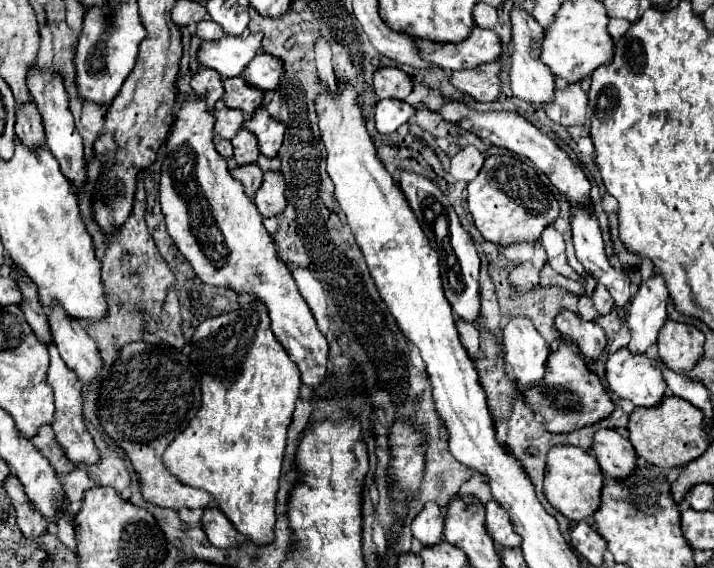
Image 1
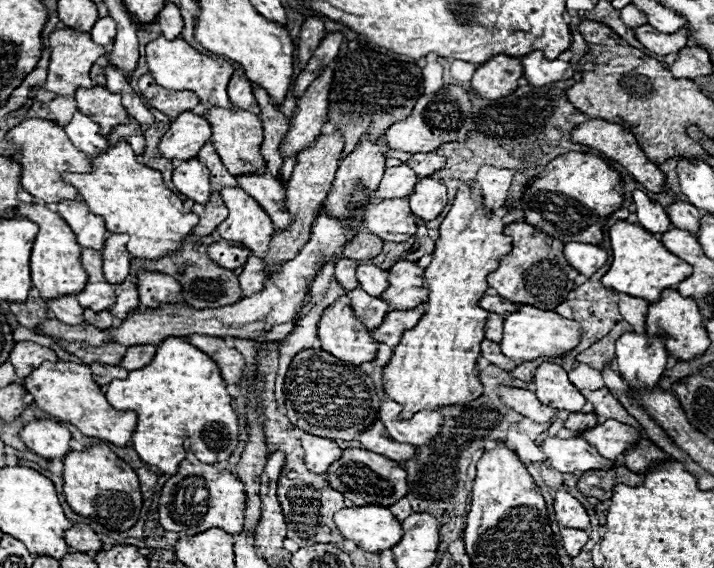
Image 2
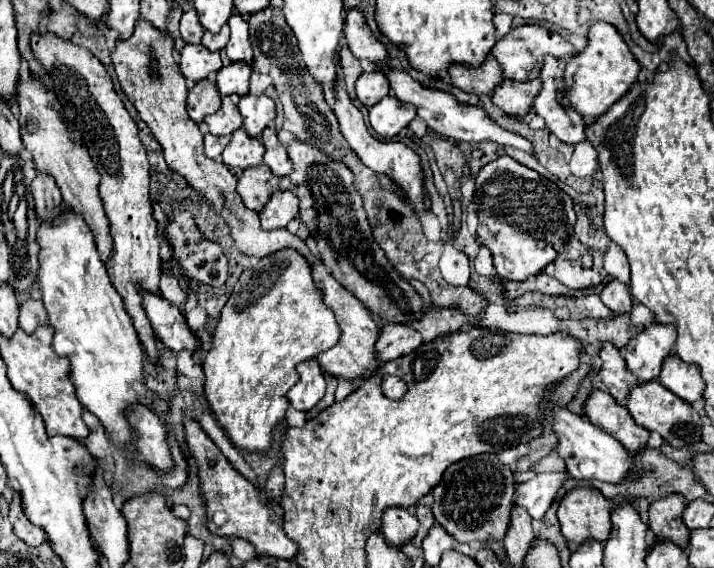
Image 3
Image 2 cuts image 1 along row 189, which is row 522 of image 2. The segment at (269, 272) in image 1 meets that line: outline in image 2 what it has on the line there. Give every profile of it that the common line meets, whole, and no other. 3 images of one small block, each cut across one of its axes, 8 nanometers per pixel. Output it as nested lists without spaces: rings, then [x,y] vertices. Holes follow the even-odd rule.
[[[192,452],[180,462],[180,470],[164,484],[160,492],[160,524],[168,532],[182,532],[186,536],[200,534],[210,530],[210,526],[220,526],[220,530],[228,530],[236,534],[244,524],[244,486],[236,476],[228,470],[218,470],[210,464],[200,462]]]

